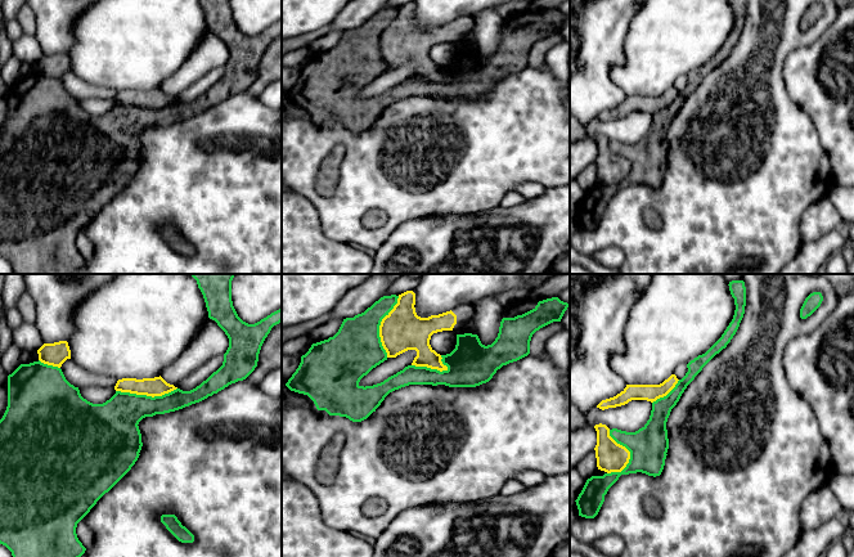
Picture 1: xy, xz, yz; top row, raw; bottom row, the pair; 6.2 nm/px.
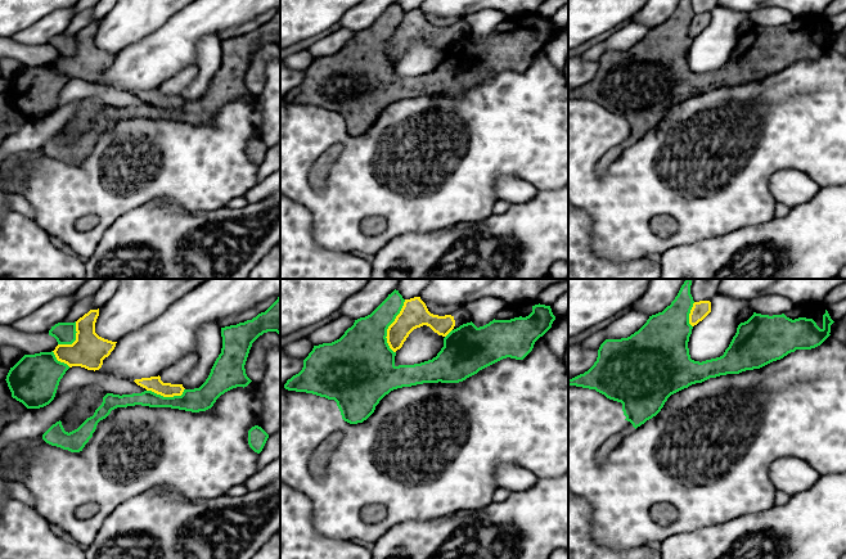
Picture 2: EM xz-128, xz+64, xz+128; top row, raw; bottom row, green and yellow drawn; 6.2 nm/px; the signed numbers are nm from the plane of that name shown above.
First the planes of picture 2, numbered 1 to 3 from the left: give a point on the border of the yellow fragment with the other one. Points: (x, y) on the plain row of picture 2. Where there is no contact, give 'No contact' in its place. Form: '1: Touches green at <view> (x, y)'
1: Touches green at xz-128 (166, 109)
2: Touches green at xz+64 (388, 37)
3: Touches green at xz+128 (688, 27)

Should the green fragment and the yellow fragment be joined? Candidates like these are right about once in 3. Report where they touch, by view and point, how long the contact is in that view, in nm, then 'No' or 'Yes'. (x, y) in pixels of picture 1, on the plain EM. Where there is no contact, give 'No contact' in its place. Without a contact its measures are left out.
Touches green at xz (378, 39). Shared border 400 nm. No

